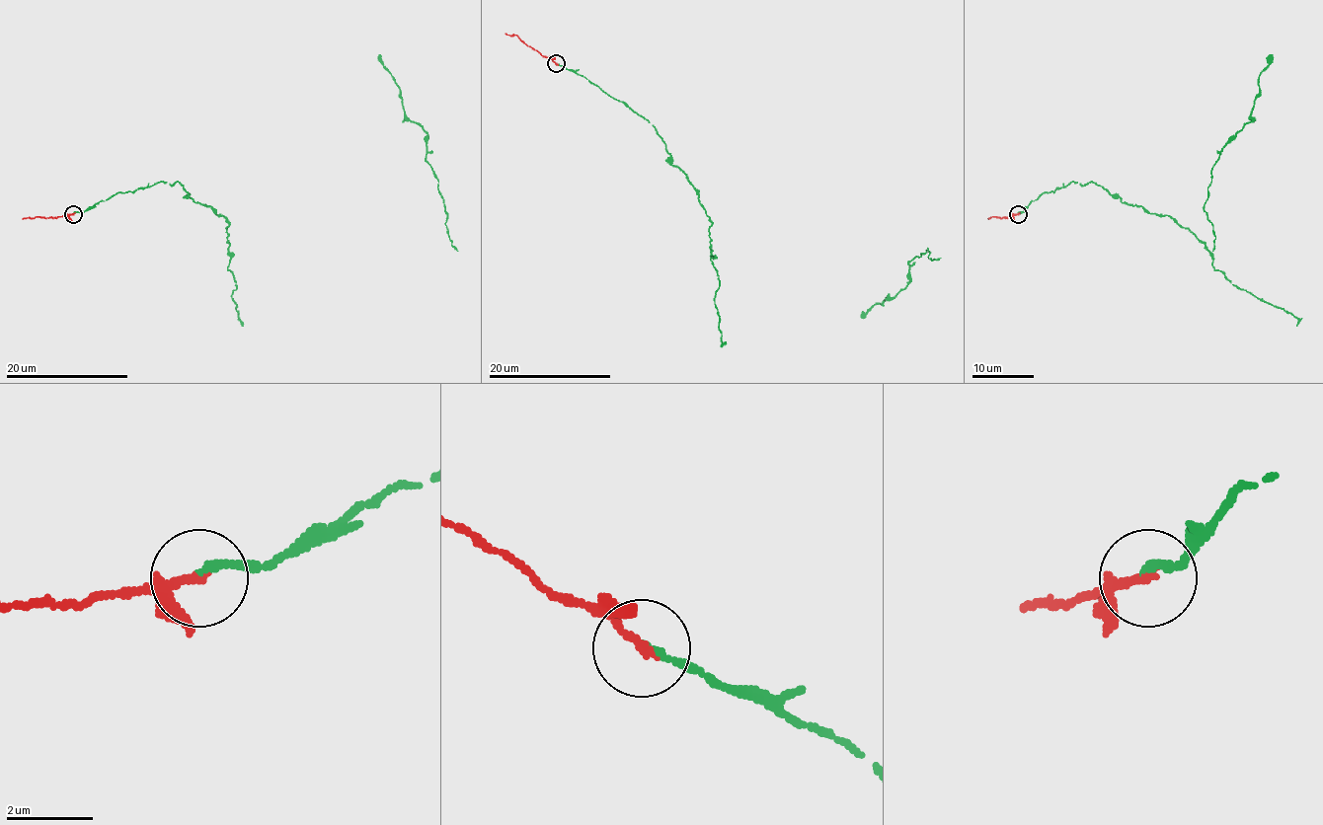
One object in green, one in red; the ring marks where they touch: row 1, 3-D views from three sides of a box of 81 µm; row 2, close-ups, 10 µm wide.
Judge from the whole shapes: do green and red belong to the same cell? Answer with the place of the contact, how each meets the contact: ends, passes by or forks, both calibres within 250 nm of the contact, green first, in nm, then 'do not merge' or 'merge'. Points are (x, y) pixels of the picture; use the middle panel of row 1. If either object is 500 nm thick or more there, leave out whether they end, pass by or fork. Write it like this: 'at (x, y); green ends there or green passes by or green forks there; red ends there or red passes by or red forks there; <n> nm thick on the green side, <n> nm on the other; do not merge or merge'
at (556, 63); green ends there; red ends there; 170 nm thick on the green side, 200 nm on the other; merge

